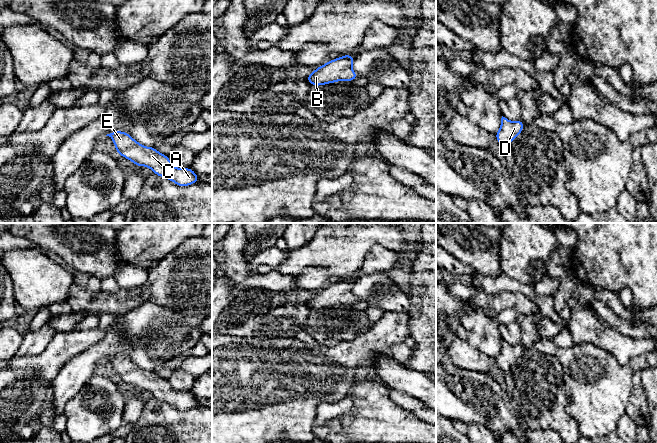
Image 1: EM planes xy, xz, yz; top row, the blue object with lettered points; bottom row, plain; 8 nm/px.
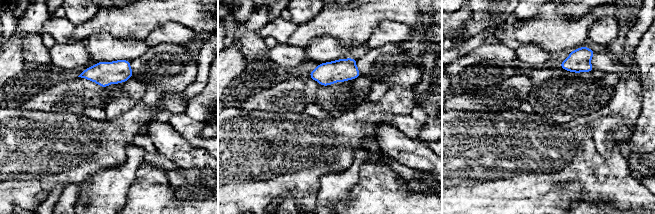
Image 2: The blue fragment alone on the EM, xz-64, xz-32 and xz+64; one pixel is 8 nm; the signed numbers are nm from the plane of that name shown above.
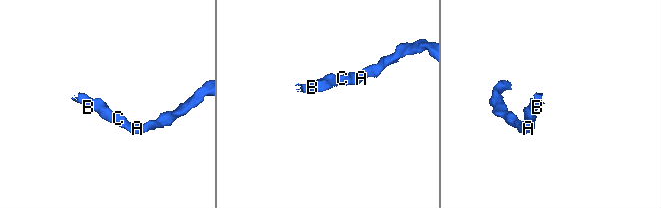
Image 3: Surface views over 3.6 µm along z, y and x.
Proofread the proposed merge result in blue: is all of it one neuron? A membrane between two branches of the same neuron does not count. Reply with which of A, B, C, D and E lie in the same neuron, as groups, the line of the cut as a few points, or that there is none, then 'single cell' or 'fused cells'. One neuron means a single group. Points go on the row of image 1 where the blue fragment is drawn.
A B C D E | no cut | single cell

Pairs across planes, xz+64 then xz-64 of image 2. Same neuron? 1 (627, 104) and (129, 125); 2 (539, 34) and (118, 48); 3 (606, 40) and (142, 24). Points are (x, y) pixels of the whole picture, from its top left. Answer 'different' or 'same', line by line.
1: same
2: different
3: different

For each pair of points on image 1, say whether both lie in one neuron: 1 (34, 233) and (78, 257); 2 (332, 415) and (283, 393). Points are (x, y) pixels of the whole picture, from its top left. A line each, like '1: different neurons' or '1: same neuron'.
1: same neuron
2: different neurons

